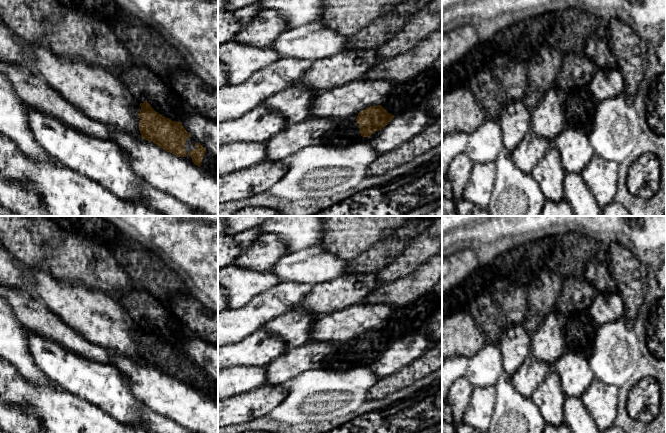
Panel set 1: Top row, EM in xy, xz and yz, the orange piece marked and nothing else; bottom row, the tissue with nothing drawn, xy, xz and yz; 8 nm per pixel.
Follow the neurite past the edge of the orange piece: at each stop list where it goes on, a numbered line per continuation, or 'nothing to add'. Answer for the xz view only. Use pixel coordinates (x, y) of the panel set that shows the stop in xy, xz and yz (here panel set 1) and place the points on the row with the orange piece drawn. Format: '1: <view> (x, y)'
1: xz (346, 132)

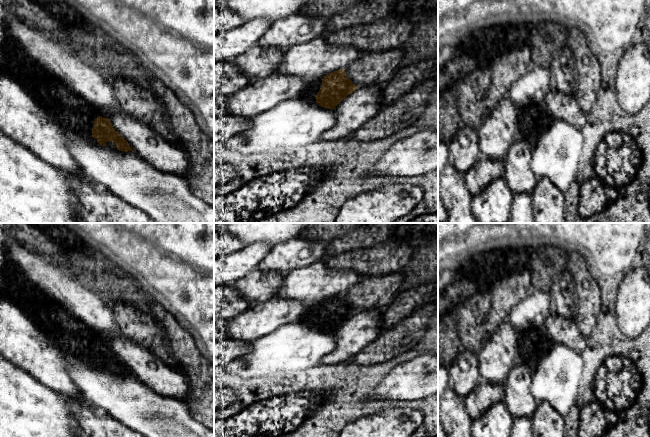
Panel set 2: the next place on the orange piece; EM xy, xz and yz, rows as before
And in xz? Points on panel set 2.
1: xz (309, 93)

